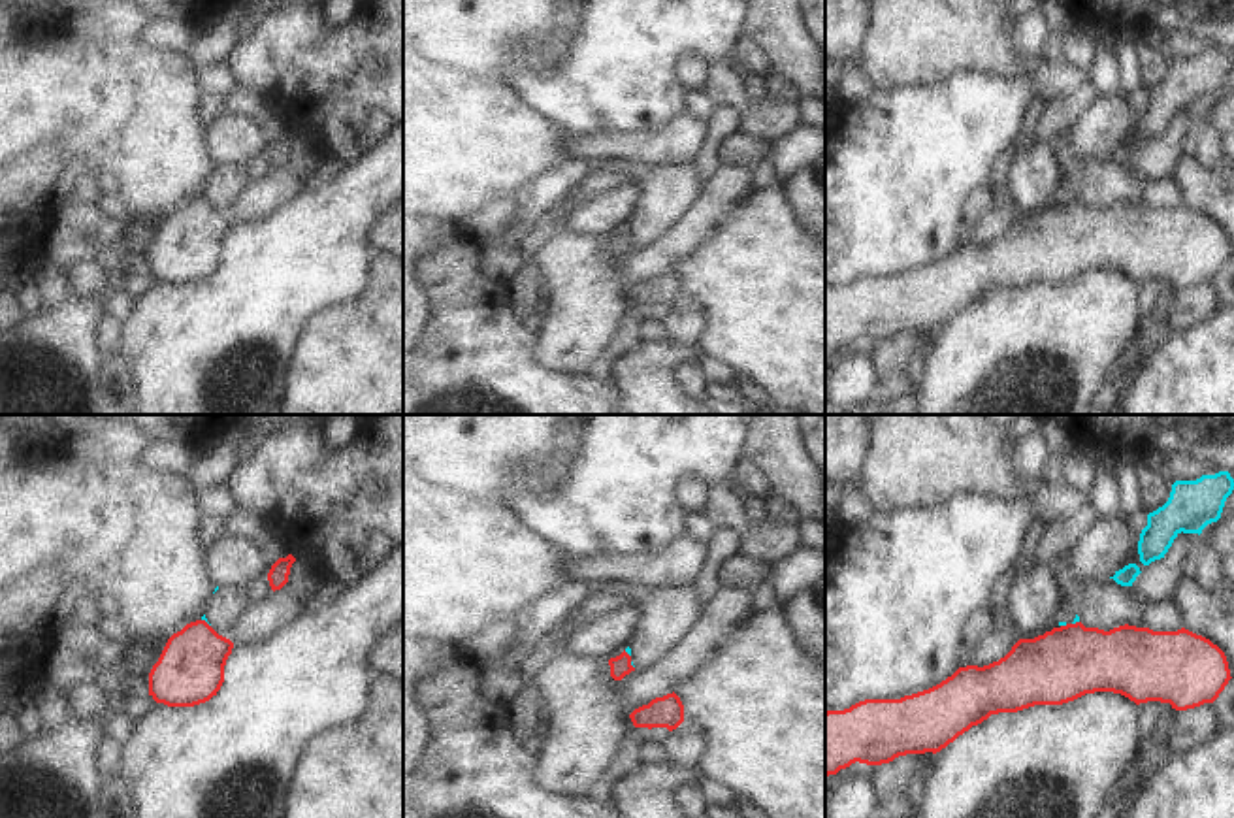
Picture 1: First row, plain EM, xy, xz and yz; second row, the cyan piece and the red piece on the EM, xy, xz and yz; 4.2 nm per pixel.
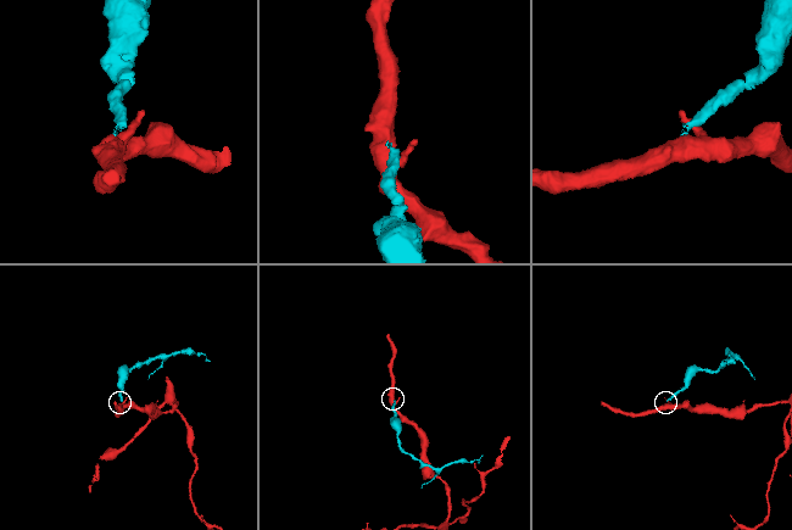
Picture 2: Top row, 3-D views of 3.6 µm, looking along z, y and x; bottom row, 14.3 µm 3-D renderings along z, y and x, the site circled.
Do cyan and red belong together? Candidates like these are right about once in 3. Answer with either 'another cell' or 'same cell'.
another cell

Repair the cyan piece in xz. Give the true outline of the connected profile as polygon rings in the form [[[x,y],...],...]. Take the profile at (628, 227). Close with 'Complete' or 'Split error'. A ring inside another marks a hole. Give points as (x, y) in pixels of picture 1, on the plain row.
[[[693,162],[659,168],[639,183],[642,198],[633,221],[625,226],[635,249],[644,249],[671,232],[695,204],[703,179]]]. Split error

